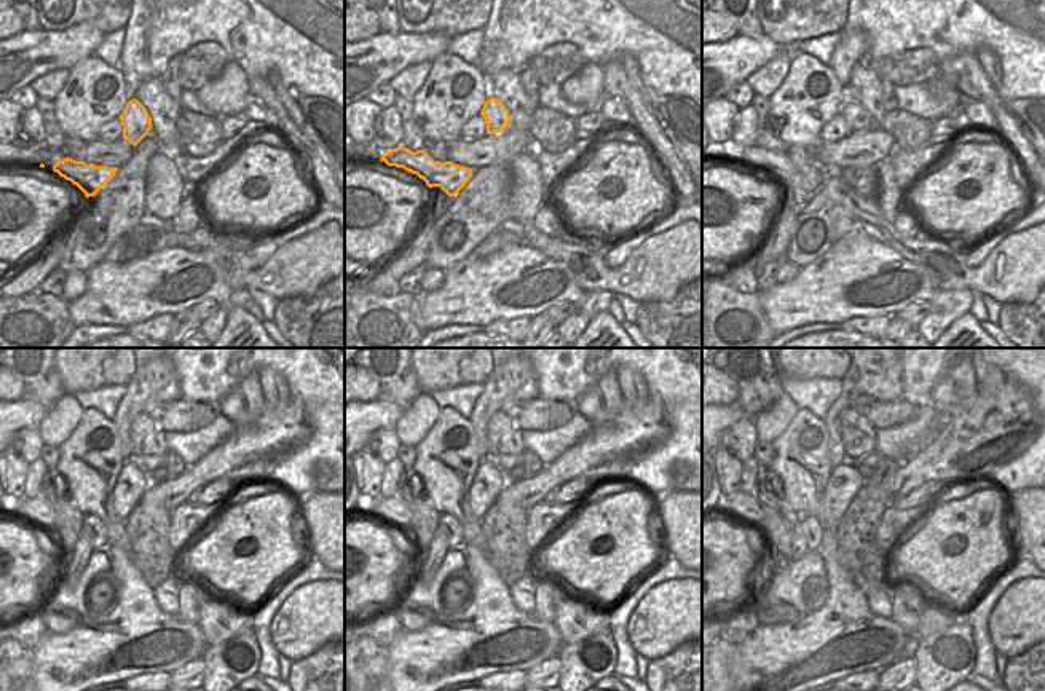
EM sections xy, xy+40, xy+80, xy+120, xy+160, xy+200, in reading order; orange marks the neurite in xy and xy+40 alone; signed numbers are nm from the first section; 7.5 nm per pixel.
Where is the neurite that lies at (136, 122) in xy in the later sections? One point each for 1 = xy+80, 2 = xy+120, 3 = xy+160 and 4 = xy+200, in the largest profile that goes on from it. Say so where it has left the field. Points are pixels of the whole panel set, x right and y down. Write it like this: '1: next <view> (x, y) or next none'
1: next xy+80 (855, 117)
2: next xy+120 (150, 461)
3: next xy+160 (506, 461)
4: next xy+200 (871, 460)

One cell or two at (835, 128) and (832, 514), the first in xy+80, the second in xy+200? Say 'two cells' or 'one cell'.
one cell

